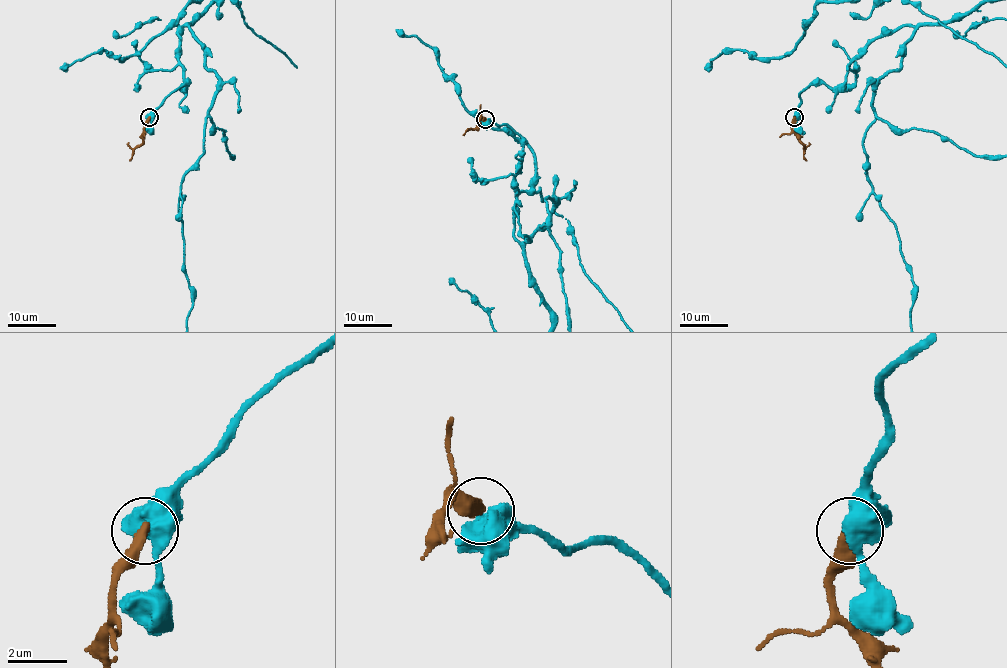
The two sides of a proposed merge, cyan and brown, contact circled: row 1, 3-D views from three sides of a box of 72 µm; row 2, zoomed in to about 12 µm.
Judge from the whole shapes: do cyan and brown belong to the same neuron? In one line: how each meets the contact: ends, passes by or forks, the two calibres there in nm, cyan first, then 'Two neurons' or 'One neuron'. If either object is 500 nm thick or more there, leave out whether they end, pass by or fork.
Thickness 700 nm (cyan) against 440 nm. Two neurons

